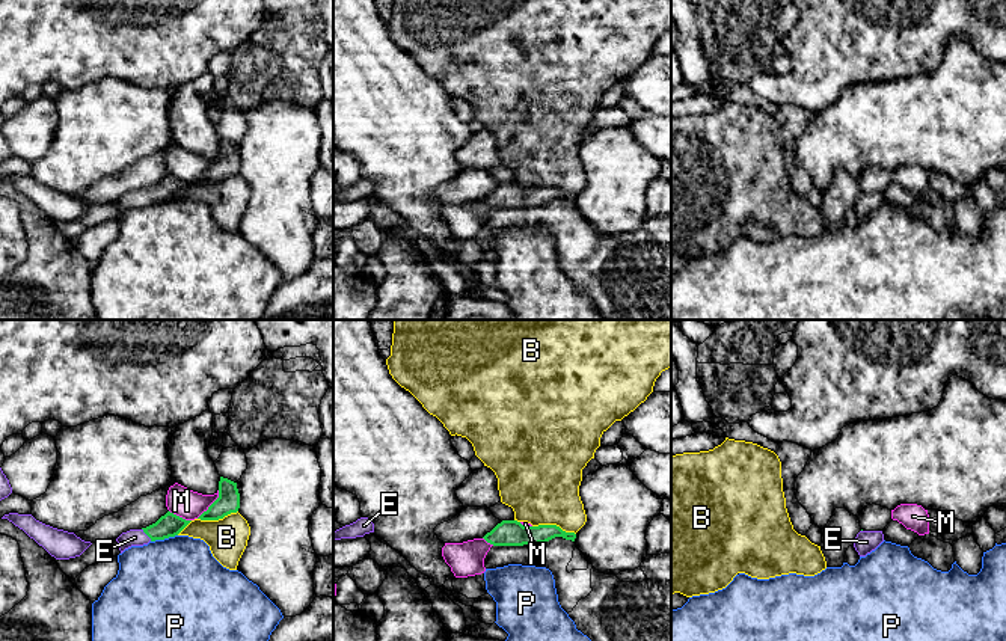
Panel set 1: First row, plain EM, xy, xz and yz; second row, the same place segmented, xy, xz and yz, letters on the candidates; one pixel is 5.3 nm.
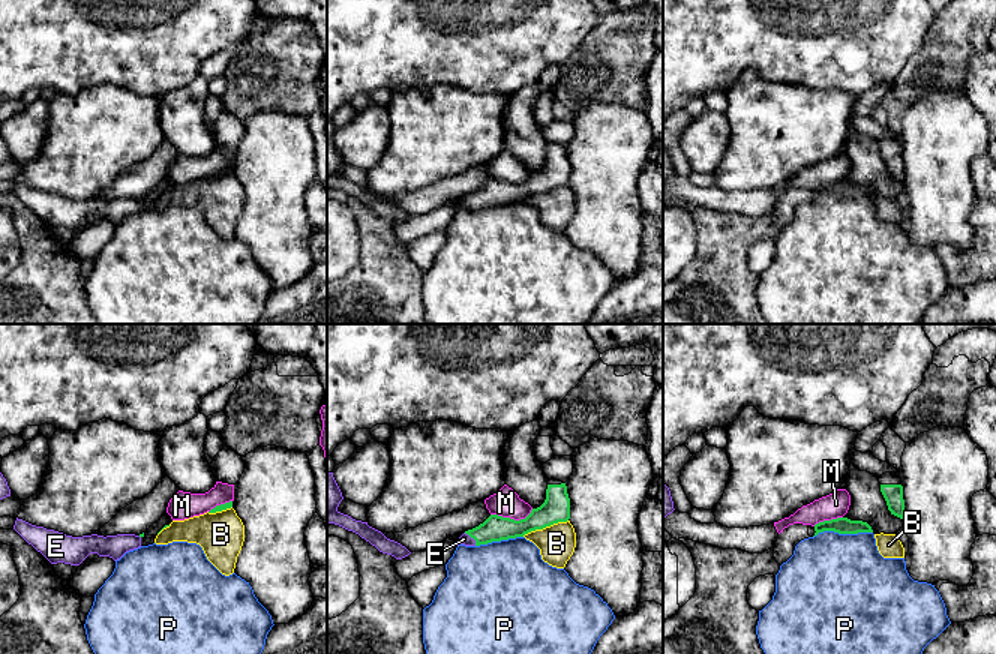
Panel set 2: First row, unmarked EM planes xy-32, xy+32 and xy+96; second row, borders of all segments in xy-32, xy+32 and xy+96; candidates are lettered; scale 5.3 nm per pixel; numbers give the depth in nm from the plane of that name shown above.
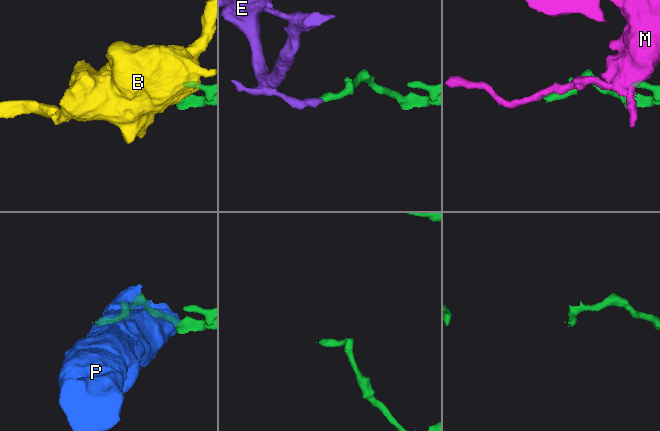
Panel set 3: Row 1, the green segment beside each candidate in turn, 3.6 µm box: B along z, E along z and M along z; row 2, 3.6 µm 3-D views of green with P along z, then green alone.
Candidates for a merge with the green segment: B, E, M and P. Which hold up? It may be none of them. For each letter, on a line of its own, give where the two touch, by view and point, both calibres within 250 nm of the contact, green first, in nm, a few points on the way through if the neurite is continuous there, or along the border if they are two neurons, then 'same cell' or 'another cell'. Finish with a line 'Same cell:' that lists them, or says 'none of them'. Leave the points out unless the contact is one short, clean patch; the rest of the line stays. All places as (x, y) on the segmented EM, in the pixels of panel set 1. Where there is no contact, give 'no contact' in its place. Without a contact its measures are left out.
B: xz (554, 525) | 140/420 nm | another cell
E: xy (145, 533) | 130/100 nm | another cell
M: xy (210, 506) | 120/160 nm | another cell
P: xy (163, 539) | 130/500 nm | another cell
Same cell: none of them

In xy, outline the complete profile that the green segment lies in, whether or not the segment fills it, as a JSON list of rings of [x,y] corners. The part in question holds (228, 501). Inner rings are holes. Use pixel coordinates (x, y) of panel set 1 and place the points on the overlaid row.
[[[220,477],[219,498],[198,519],[219,520],[231,513],[237,513],[238,508],[240,508],[240,493],[237,489],[237,483]]]

